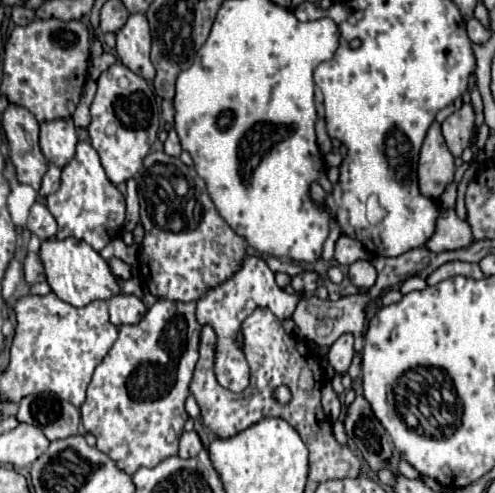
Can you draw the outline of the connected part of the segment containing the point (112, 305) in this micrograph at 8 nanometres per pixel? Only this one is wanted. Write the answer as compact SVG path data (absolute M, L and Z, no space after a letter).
M115 295L109 299L109 317L115 327L125 323L139 323L145 315L147 307L135 295Z

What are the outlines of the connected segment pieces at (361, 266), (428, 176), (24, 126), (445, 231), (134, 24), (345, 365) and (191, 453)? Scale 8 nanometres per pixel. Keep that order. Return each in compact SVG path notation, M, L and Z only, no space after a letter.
M355 261L349 267L349 279L359 289L371 289L373 283L375 283L375 279L377 279L377 271L371 265L371 261Z
M435 121L421 147L419 165L417 165L417 177L419 177L419 191L437 201L445 187L451 183L455 173L455 161L449 153L449 147L445 145L445 139L441 135L441 125Z
M9 105L3 113L3 129L9 141L9 158L17 169L17 179L39 189L47 171L47 159L39 149L39 123L25 107Z
M441 209L437 223L435 223L435 233L427 239L425 247L433 253L443 253L443 251L453 251L471 245L471 229L469 223L459 219L455 209Z
M135 13L127 19L127 25L123 25L117 31L115 49L125 67L129 67L133 73L141 75L145 81L153 81L155 69L149 59L151 37L149 37L149 25L145 21L145 15Z
M345 333L341 335L331 347L329 347L329 353L327 353L327 359L331 363L331 367L337 371L337 373L345 373L351 365L351 359L353 359L353 335L351 333Z
M185 431L181 435L181 443L179 443L179 457L181 459L189 459L189 457L197 457L197 453L201 451L201 439L195 431Z

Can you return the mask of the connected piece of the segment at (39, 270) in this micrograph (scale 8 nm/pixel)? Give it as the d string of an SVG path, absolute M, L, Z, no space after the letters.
M29 253L25 259L25 279L29 285L45 281L45 269L39 253Z

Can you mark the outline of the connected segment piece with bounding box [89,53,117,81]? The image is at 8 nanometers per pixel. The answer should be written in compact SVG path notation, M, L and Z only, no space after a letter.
M103 53L101 57L93 57L91 59L91 65L89 65L89 79L97 79L109 65L113 65L117 59L115 59L115 55L111 55L111 53Z

